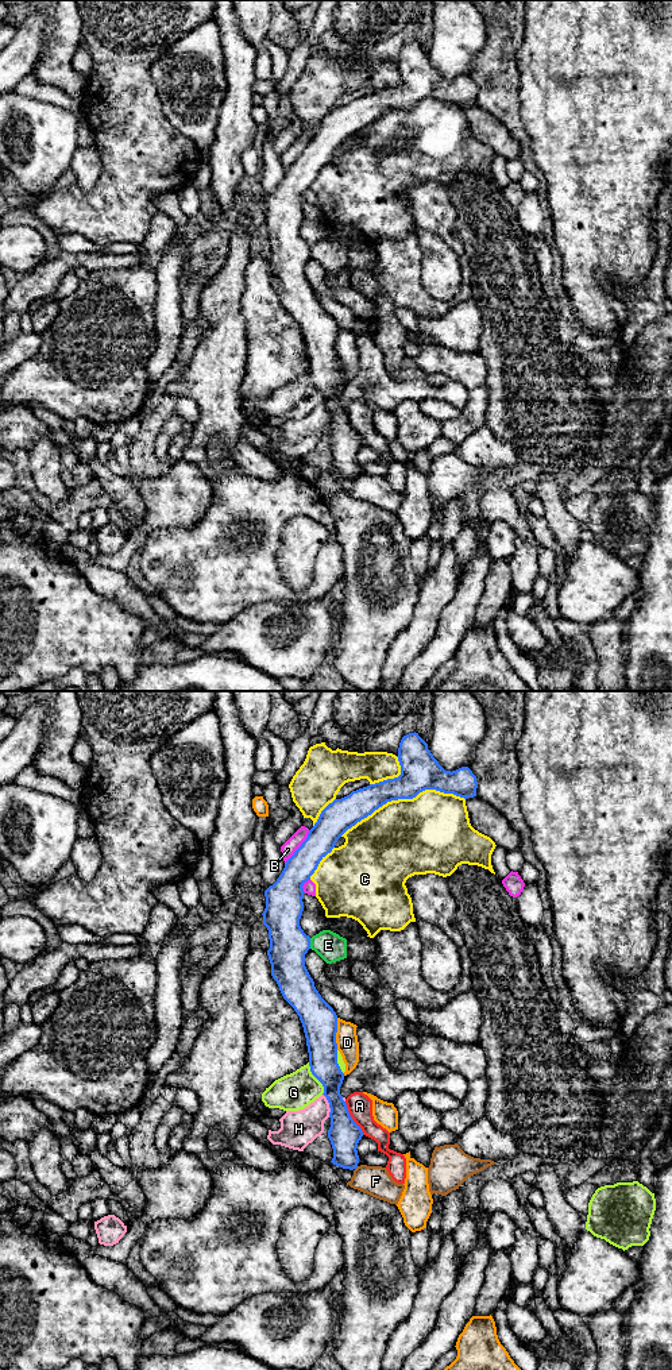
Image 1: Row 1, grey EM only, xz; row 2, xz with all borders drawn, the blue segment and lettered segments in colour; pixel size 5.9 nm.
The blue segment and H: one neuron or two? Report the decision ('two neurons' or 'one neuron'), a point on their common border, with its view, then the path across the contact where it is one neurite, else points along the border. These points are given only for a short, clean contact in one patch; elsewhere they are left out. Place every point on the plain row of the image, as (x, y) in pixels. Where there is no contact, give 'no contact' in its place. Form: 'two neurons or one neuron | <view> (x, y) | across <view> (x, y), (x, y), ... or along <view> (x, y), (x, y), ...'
two neurons | xz (329, 415) | along xz (323, 402), (328, 412), (329, 425)

